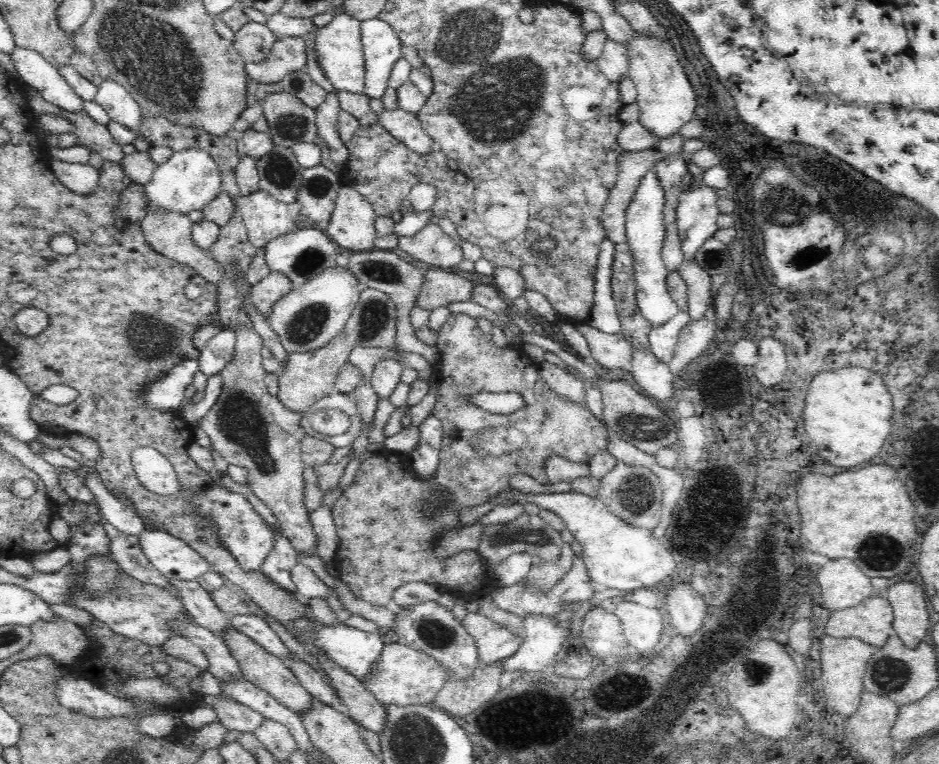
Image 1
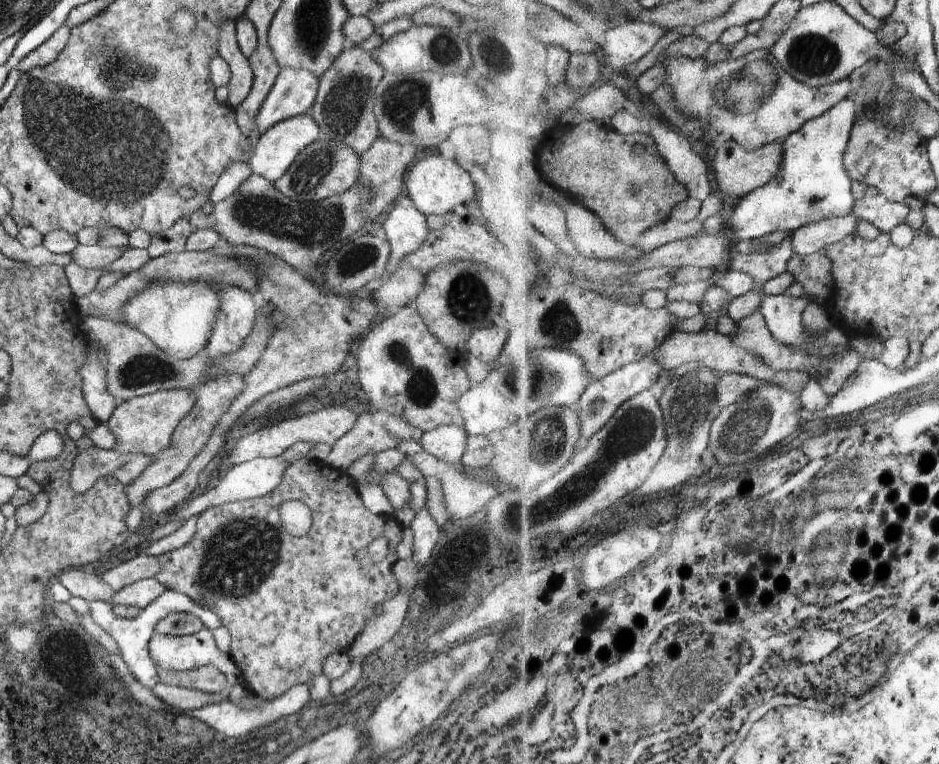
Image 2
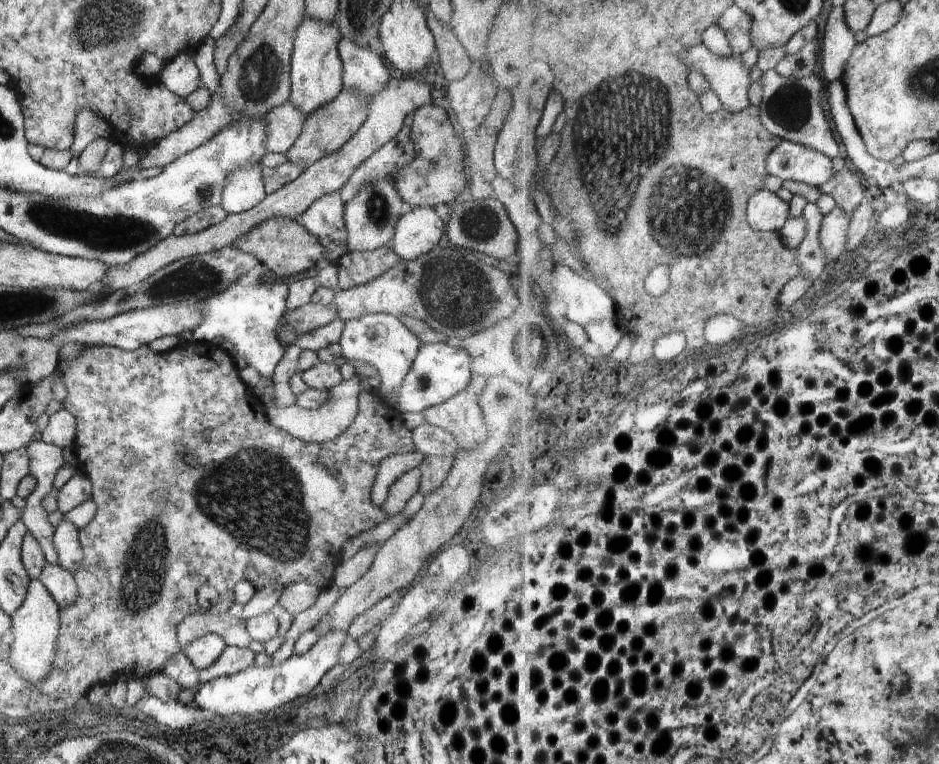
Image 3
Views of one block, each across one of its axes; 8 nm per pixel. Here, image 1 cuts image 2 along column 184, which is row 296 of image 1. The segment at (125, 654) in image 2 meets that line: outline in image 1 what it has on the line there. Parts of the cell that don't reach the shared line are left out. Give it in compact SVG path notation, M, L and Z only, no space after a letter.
M606 237L597 253L596 274L594 274L594 306L588 324L606 334L621 332L621 320L614 300L611 278L614 264L615 244Z

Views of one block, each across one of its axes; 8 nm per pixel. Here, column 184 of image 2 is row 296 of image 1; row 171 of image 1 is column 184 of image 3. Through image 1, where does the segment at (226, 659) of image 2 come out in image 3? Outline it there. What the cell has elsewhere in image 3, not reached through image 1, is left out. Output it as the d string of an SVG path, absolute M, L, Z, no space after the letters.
M207 634L202 638L197 638L192 644L188 644L186 648L181 648L180 652L185 654L196 668L204 670L212 666L222 656L222 652L226 647L226 642L220 636Z

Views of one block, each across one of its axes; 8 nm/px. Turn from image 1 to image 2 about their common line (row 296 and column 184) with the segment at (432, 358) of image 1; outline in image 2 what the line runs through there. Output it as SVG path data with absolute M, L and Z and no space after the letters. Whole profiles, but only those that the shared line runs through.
M170 389L134 397L119 404L106 423L116 438L112 450L124 453L157 455L170 446L171 436L178 423L194 411L195 396L184 389Z

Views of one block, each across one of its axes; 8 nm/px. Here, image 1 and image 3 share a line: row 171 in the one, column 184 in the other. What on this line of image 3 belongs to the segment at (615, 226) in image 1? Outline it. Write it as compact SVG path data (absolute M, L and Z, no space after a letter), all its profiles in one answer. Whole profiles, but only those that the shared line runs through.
M201 610L199 613L188 614L178 624L177 639L181 648L186 648L197 638L207 634L220 636L226 646L248 649L253 640L245 627L245 620L233 617L228 611L213 615L210 610Z

